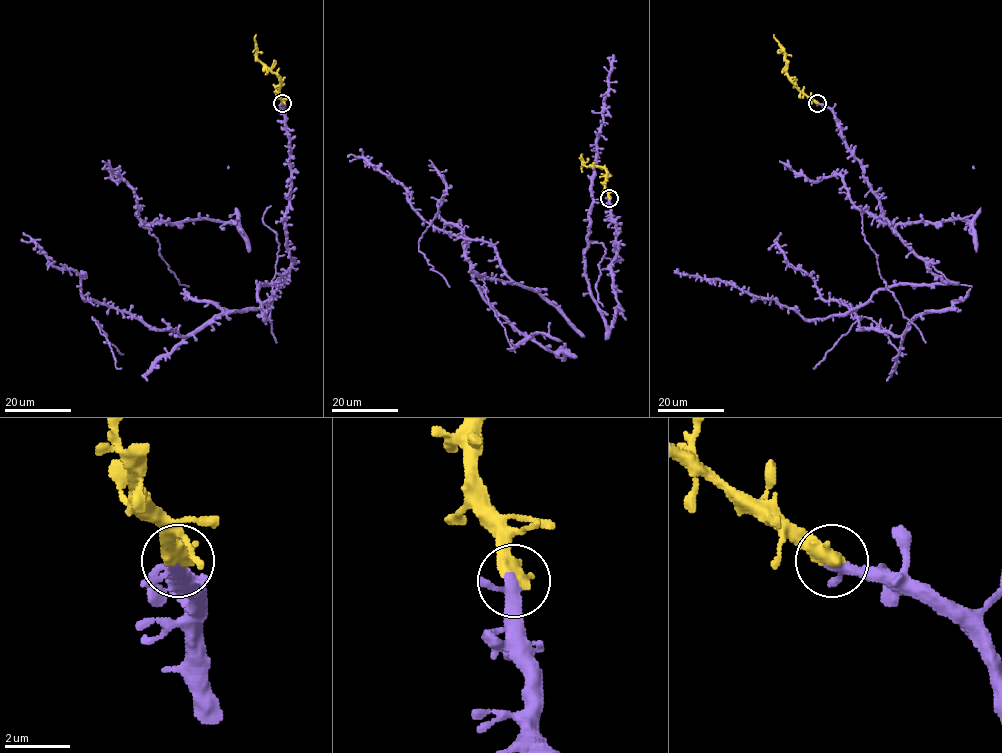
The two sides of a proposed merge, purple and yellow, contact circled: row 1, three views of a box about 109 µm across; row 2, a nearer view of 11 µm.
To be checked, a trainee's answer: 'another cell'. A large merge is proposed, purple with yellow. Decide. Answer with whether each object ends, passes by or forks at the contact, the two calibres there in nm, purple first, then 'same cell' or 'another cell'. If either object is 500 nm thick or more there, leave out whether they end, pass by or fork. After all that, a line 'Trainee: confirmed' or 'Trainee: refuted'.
calibres 280 and 600 nm; same cell
Trainee: refuted

